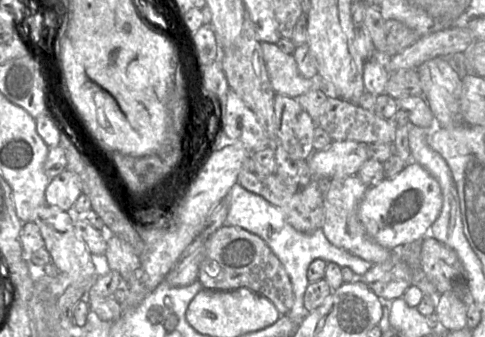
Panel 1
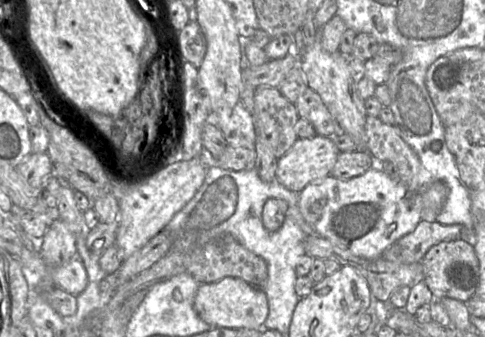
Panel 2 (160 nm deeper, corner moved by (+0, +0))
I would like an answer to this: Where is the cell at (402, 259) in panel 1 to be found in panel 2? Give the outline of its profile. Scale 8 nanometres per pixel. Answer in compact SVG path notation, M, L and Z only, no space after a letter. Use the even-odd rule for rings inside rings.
M421 220L414 231L396 241L400 247L401 261L407 264L421 262L427 251L443 241L453 241L465 235L459 224L443 225L436 221Z

